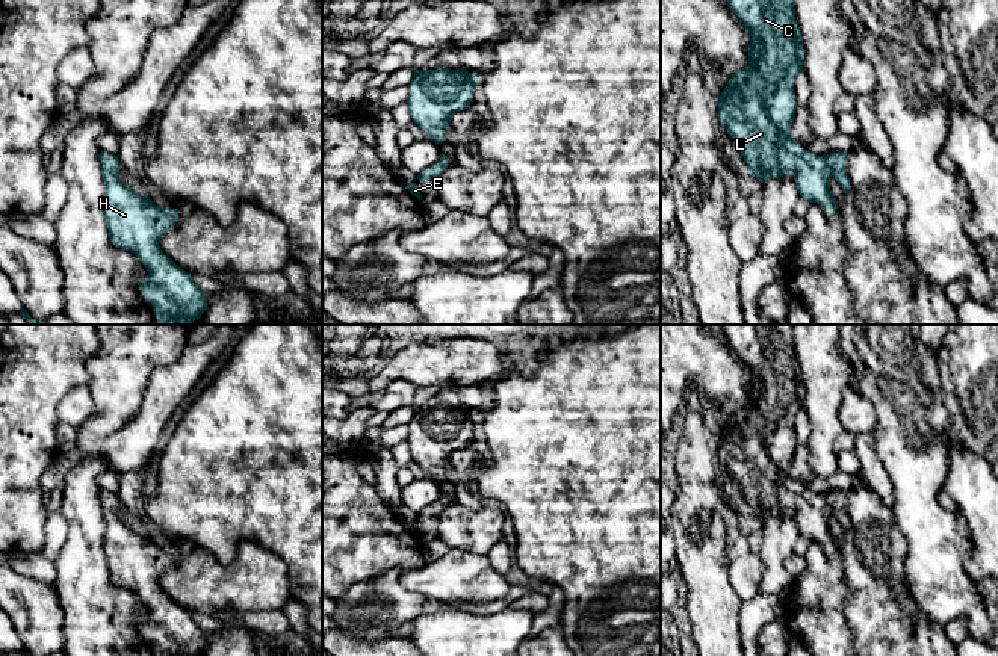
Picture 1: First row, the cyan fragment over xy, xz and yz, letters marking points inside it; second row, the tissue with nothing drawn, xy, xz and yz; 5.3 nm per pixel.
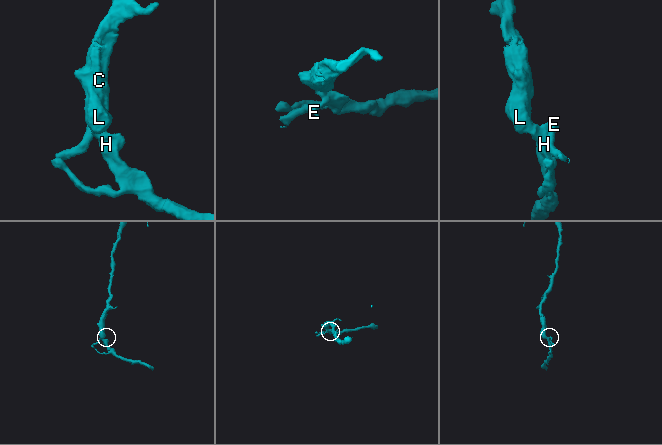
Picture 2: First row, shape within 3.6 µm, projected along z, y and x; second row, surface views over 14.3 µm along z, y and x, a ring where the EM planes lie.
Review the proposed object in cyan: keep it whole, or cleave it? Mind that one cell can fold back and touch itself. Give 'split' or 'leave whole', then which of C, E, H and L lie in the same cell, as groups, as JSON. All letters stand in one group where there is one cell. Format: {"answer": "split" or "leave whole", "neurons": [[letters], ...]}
{"answer": "leave whole", "neurons": [["C", "E", "H", "L"]]}

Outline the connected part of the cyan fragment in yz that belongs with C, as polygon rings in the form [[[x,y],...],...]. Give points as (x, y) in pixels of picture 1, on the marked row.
[[[727,0],[727,5],[752,39],[748,65],[730,77],[718,97],[718,121],[741,147],[750,175],[765,183],[792,172],[800,196],[824,206],[827,215],[835,215],[838,207],[829,181],[833,177],[845,193],[851,190],[845,171],[847,151],[830,153],[823,159],[791,136],[797,110],[794,83],[804,59],[794,0]]]

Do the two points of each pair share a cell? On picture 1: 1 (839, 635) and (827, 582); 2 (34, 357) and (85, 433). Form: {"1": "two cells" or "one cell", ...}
{"1": "one cell", "2": "two cells"}

